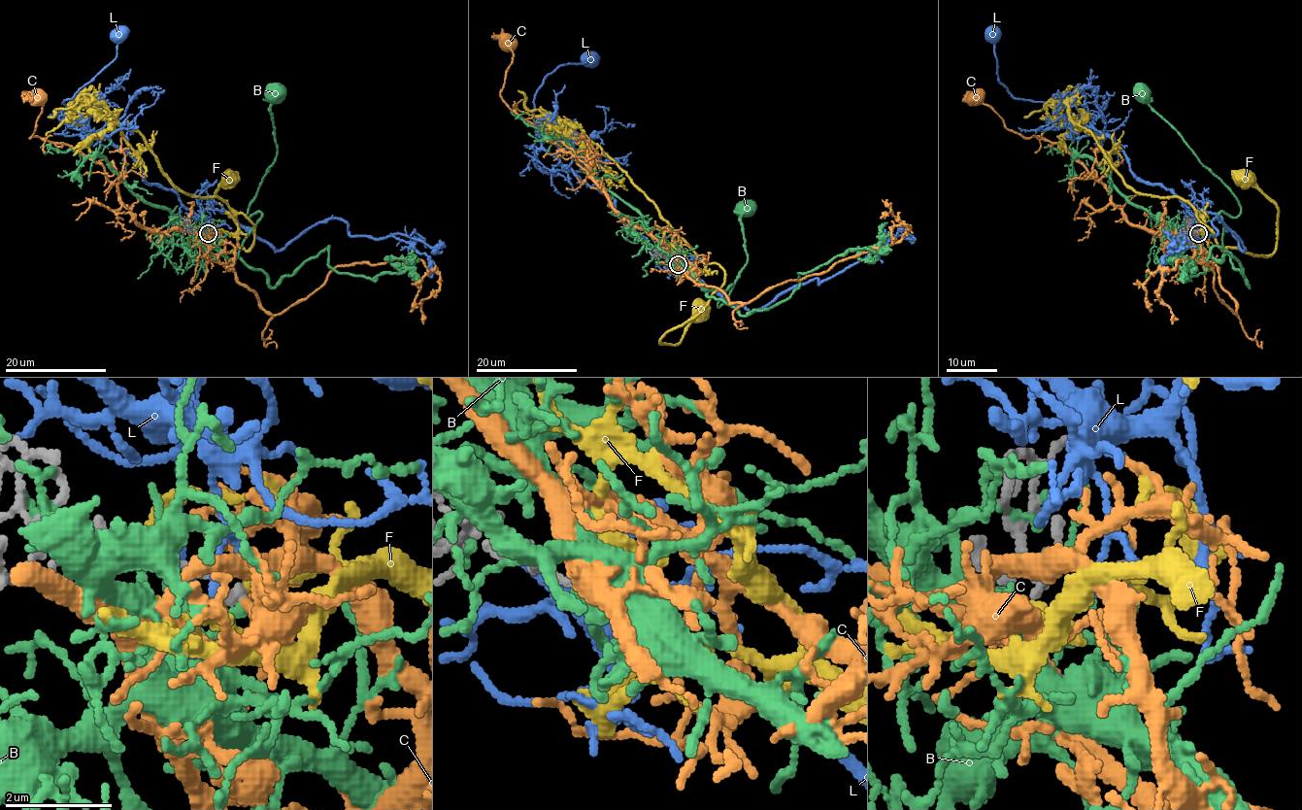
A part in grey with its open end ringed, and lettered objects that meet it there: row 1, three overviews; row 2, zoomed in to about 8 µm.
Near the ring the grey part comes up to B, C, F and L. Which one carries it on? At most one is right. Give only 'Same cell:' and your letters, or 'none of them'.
Same cell: C

